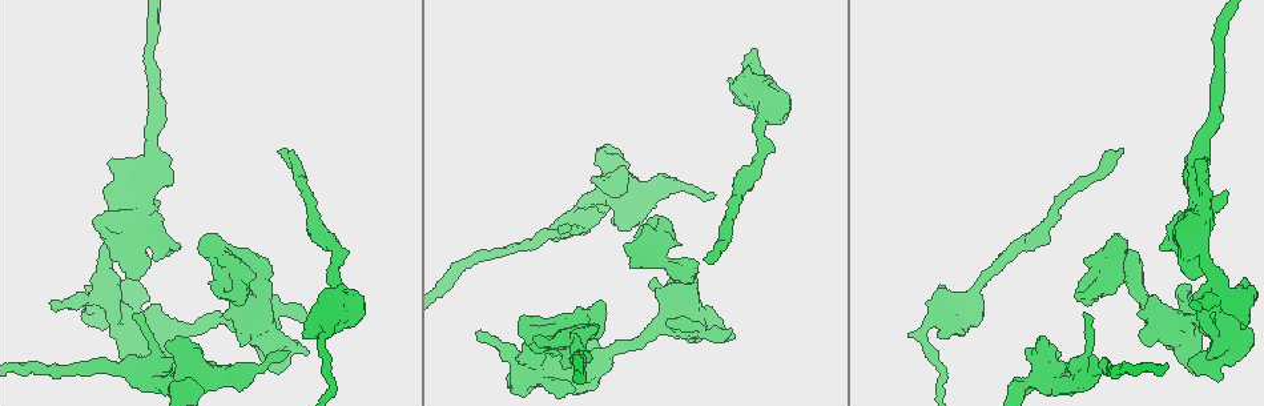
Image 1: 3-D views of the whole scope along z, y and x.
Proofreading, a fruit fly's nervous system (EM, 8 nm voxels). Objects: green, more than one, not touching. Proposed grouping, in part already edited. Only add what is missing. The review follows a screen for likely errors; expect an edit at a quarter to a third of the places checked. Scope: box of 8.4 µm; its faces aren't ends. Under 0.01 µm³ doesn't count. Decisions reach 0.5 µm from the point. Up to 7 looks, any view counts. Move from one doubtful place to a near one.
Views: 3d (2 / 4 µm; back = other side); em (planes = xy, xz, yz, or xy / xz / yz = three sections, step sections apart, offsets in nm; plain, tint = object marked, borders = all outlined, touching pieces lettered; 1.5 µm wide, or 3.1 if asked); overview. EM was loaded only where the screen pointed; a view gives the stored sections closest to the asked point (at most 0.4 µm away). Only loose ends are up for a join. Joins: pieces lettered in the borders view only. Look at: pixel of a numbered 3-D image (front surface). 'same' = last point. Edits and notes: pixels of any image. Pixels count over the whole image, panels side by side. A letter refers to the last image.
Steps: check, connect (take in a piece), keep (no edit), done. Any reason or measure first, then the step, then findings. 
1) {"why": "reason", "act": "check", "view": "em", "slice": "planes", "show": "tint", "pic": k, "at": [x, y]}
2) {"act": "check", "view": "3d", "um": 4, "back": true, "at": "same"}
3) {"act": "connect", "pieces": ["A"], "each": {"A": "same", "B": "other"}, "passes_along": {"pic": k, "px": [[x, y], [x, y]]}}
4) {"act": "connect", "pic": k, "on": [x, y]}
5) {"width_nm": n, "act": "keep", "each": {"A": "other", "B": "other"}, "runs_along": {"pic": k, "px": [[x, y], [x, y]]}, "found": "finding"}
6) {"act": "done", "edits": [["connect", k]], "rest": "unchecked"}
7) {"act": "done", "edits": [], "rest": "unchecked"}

{"why": "an open end", "act": "check", "view": "em", "slice": "planes", "show": "plain", "pic": 1, "at": [1183, 289]}

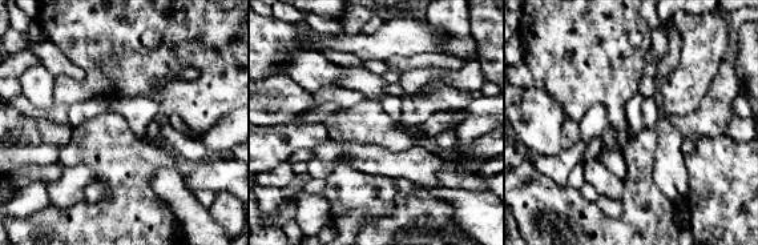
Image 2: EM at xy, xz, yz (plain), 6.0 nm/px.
{"act": "check", "view": "em", "slice": "planes", "show": "borders", "at": "same"}

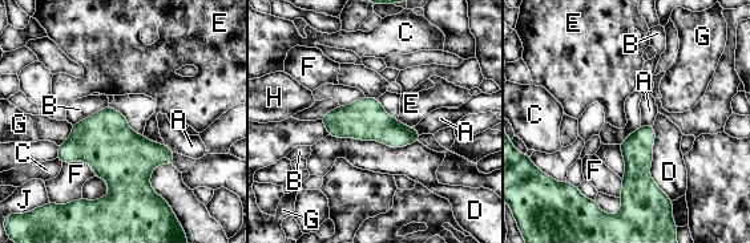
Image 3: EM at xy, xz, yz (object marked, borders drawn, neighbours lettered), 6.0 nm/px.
{"act": "keep", "each": {"A": "other", "B": "other", "C": "other", "D": "other", "E": "other", "F": "other", "G": "other", "H": "other", "J": "other"}, "border": {"pic": 3, "px": [[108, 105], [72, 125]]}, "found": "none of them fits"}

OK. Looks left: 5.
{"why": "long arm stops here", "act": "check", "view": "em", "slice": "yz", "step": 8, "show": "tint", "pic": 1, "at": [1118, 151]}

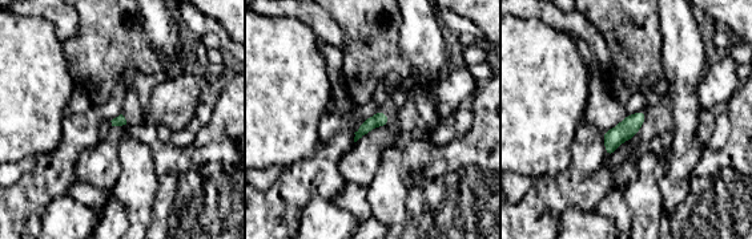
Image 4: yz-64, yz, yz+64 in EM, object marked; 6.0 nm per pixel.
{"why": "another direction", "act": "check", "view": "em", "slice": "planes", "show": "borders", "at": "same"}

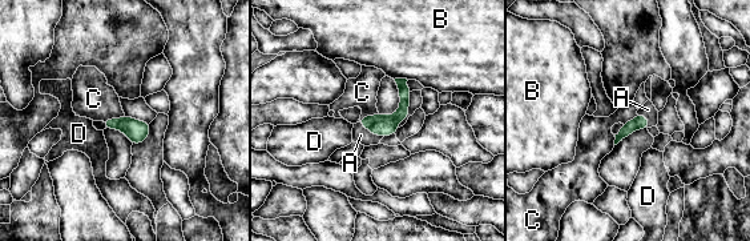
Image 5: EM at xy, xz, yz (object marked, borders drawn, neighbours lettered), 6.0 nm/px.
{"act": "connect", "pieces": ["A"], "each": {"A": "same", "B": "other", "C": "other", "D": "other"}, "passes_along": {"pic": 5, "px": [[378, 124], [371, 132], [361, 135]]}, "found": "it goes on there"}

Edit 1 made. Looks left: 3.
{"act": "check", "view": "3d", "um": 2, "pic": 1, "at": [712, 196]}

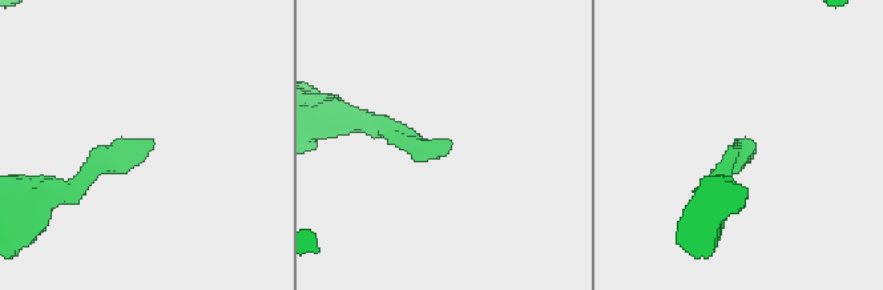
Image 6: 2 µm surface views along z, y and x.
{"why": "now the EM", "act": "check", "view": "em", "slice": "planes", "show": "borders", "pic": 6, "at": [446, 142]}

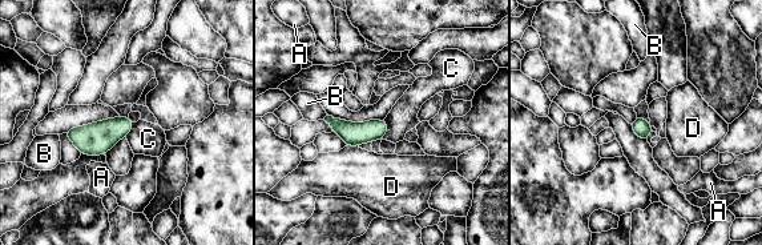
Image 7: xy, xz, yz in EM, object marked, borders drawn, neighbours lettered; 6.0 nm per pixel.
{"width_nm": 110, "act": "keep", "each": {"A": "other", "B": "other", "C": "other", "D": "other"}, "border": {"pic": 7, "px": [[384, 119], [387, 132], [382, 139]]}, "found": "no lettered piece goes on from it"}

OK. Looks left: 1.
{"act": "done", "edits": [["connect", 5]], "rest": "unchecked"}

